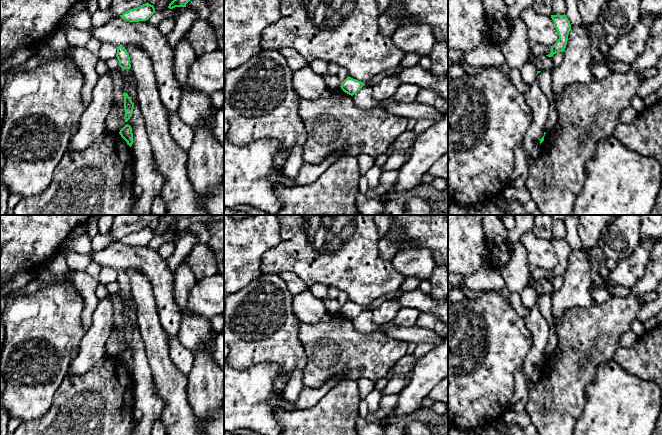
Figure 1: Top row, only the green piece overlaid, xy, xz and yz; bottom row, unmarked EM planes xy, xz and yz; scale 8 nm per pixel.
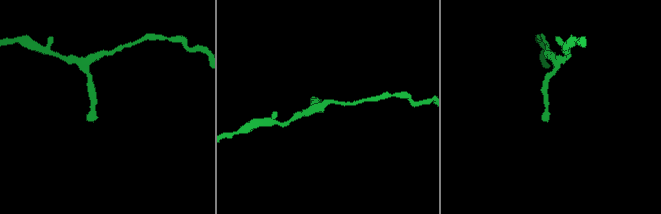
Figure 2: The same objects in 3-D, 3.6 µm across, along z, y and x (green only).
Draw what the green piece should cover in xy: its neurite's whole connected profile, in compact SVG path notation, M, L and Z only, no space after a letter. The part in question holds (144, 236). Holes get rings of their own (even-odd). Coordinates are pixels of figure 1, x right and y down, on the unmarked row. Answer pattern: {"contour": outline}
{"contour": "M147 226L140 231L124 236L120 241L129 246L139 246L148 244L154 237L154 230Z"}

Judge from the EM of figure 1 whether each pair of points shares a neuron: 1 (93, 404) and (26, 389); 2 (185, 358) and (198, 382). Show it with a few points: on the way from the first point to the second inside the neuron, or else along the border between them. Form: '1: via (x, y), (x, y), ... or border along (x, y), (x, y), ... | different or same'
1: border along (67, 375), (54, 395), (50, 408), (42, 415) | different
2: border along (194, 352), (193, 366), (187, 375) | different

